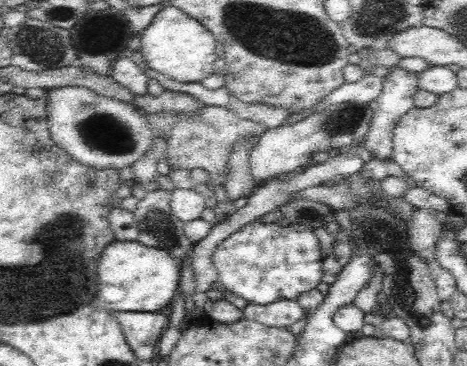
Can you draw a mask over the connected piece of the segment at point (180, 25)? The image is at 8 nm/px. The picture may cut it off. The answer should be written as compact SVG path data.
M166 5L140 34L141 46L148 67L178 82L200 82L214 73L216 39L199 20L176 6Z

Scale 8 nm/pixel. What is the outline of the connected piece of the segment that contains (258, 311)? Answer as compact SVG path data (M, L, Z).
M282 299L269 305L257 305L248 303L243 308L244 318L265 324L269 327L284 328L298 322L305 311L297 303Z

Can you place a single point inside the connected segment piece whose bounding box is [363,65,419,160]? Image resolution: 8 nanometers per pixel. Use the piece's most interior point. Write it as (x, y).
(399, 86)

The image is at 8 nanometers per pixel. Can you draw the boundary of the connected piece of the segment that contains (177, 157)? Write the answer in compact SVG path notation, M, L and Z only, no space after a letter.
M204 106L196 112L154 112L146 114L154 138L162 138L166 142L165 158L171 169L203 168L209 178L220 185L226 178L227 160L232 147L240 139L261 135L267 128L251 120L244 120L230 109L221 106Z

